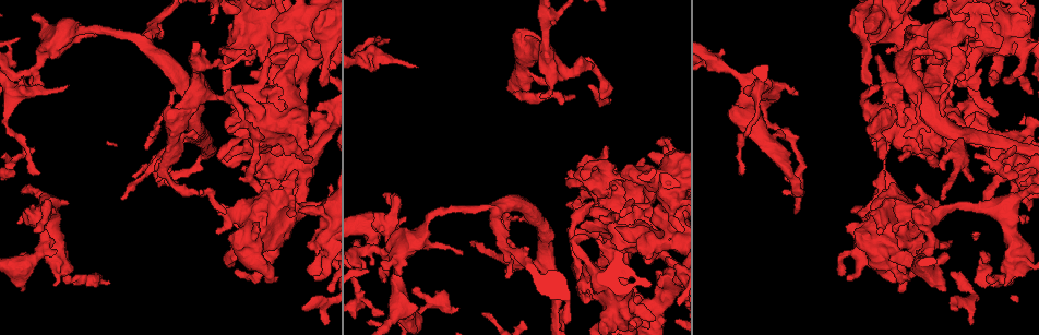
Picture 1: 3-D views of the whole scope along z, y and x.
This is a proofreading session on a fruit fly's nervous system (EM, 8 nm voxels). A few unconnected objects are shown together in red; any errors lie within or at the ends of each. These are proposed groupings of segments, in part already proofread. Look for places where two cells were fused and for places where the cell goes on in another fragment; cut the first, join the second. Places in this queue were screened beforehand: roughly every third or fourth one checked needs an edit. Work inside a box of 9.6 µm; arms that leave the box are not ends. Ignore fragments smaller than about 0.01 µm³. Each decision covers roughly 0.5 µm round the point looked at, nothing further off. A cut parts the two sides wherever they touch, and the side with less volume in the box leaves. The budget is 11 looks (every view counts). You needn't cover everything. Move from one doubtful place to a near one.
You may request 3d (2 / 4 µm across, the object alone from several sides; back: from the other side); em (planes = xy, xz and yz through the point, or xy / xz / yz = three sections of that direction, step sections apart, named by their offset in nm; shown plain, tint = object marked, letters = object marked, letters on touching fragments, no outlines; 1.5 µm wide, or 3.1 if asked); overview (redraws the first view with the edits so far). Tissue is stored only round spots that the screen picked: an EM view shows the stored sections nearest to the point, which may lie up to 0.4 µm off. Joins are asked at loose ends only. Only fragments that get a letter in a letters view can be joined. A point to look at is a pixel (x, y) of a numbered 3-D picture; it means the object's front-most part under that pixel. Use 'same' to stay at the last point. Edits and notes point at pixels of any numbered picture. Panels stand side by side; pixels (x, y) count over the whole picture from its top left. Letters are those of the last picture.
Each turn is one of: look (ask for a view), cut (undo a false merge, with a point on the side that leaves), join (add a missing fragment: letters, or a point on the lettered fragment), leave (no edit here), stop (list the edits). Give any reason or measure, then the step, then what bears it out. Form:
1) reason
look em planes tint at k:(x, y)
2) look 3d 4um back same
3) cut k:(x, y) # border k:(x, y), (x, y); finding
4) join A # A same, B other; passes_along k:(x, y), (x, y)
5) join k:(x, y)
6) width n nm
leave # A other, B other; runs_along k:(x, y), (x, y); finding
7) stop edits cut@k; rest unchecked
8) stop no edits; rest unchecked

branch stops here
look 3d 4um at 1:(588, 86)

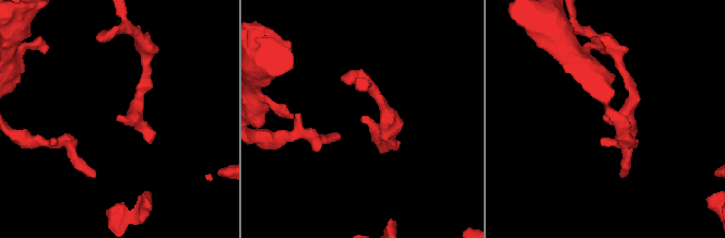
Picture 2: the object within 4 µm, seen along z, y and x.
shape alone is not enough
look em planes plain at 2:(120, 118)

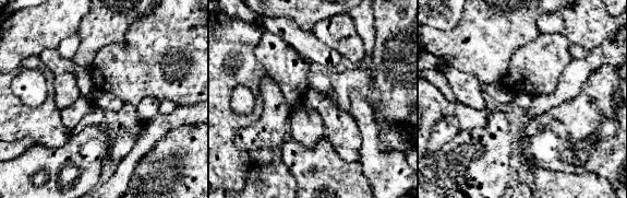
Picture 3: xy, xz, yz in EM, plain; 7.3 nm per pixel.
look em planes letters same

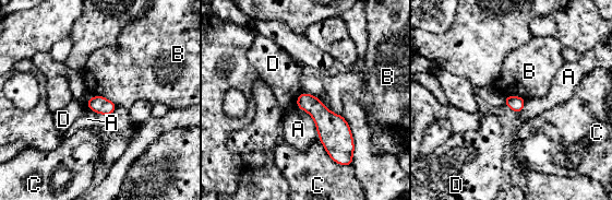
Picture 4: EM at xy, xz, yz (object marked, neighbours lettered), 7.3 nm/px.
leave # A other, B other, C other, D other; border 4:(298, 107), (312, 118), (319, 137); none of them fits

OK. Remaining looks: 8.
abrupt turn
look 3d 4um at 1:(522, 67)

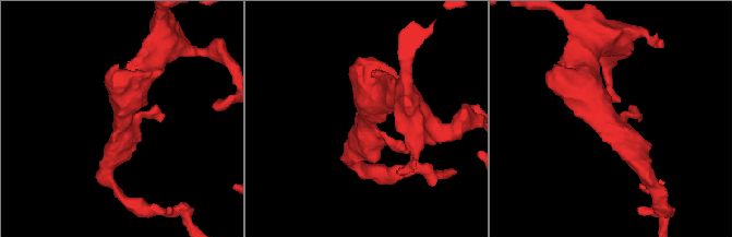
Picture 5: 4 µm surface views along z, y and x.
now the EM
look em planes tint at 5:(121, 127)

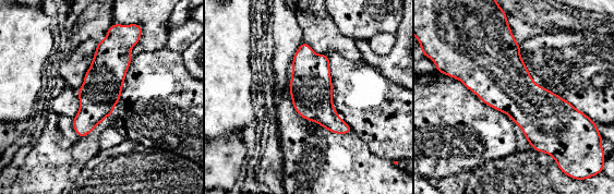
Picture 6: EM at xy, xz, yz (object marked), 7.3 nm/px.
look em planes letters same

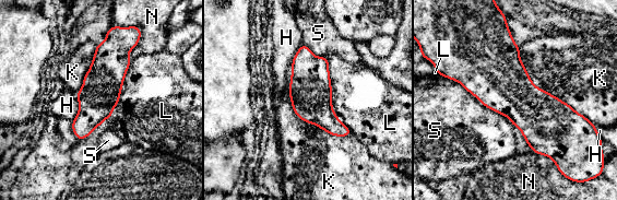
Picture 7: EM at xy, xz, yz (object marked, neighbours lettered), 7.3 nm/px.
leave # H other, K other, L other, N other, S other; border 7:(327, 58), (332, 109), (352, 133); all the same cell

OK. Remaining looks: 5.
tapers out
look em planes letters at 1:(415, 67)

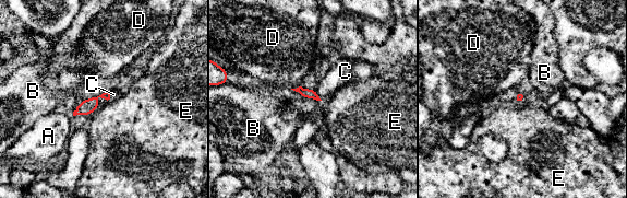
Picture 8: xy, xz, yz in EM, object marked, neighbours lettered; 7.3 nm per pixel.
join C # A other, B other, C same, D other, E other; it goes on there

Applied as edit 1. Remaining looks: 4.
look overview

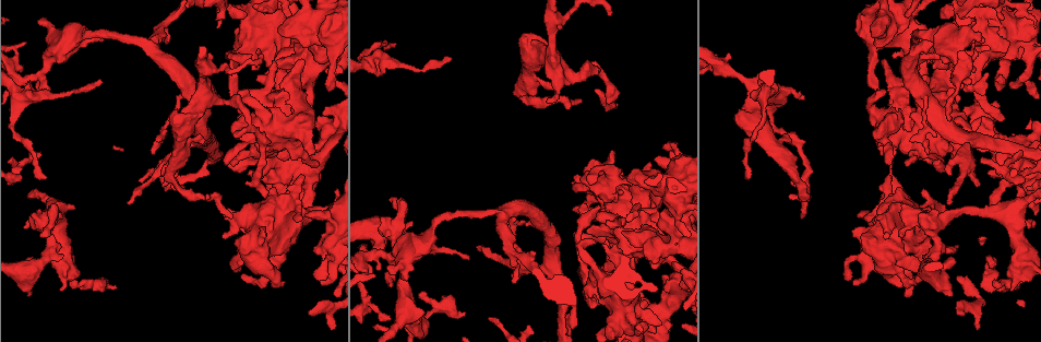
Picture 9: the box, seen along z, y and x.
branch stops here
look em planes letters at 9:(315, 167)

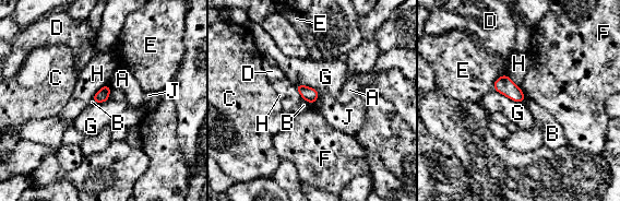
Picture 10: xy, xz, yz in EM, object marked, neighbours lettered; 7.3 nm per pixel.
leave # A other, B other, C other, D other, E other, F other, G other, H other, J other; border 10:(295, 85), (314, 87), (319, 97); no lettered fragment goes on from it

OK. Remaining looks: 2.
free end
look em planes letters at 9:(164, 184)

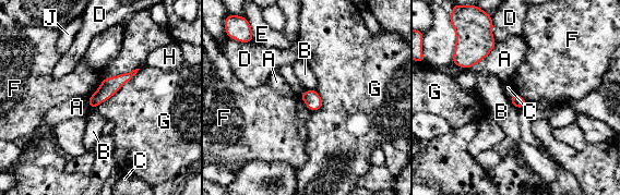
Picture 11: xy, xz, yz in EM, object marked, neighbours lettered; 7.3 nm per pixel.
leave # A other, B other, C other, D other, E other, F other, G other, H other, J other; border 11:(104, 78), (98, 88), (88, 97); no lettered fragment goes on from it

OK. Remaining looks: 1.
stop edits join@8; rest unchecked

